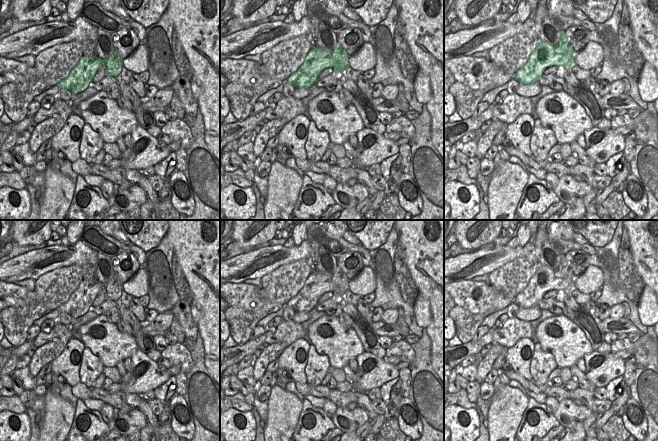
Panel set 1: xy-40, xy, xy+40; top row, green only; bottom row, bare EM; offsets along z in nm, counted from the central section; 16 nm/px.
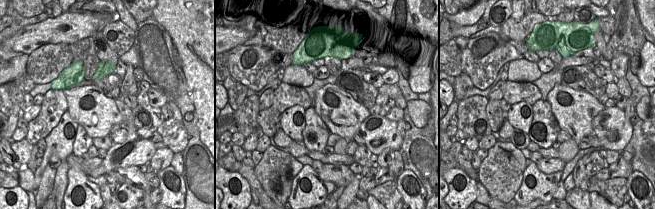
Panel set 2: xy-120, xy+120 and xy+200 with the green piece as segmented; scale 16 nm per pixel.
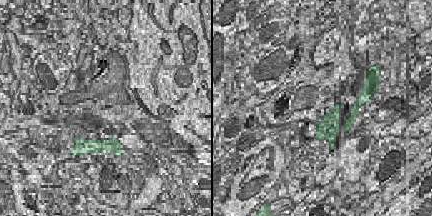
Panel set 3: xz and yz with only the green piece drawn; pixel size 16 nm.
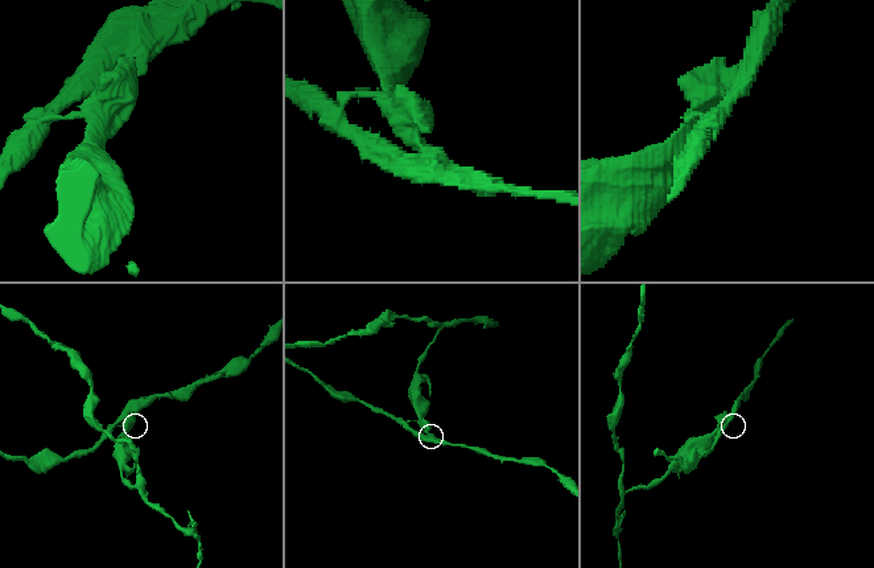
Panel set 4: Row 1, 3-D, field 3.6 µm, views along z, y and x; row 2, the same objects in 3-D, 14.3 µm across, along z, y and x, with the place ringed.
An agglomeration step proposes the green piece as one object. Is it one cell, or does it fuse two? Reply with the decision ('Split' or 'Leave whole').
Split.

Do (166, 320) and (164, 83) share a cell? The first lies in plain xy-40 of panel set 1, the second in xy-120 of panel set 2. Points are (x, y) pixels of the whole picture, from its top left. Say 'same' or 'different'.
different

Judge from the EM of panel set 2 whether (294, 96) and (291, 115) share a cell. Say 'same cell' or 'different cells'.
different cells

